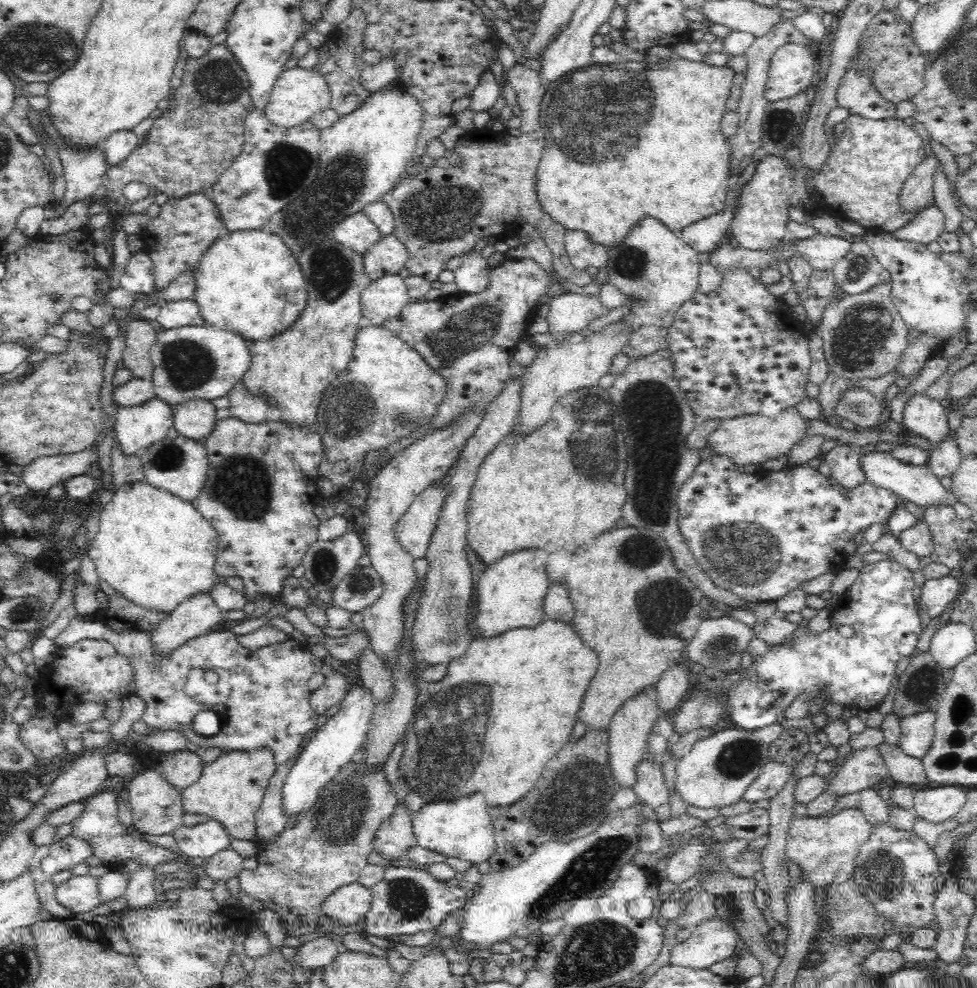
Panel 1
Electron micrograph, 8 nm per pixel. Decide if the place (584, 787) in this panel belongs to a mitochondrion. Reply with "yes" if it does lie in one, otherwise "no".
yes

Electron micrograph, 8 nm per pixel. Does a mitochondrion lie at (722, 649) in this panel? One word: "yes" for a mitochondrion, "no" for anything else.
yes

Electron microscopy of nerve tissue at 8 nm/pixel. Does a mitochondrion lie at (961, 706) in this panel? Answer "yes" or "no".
yes

